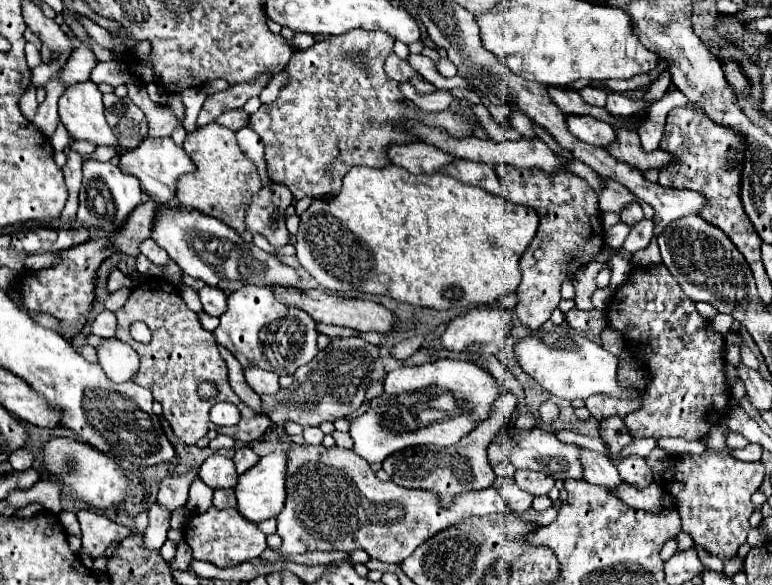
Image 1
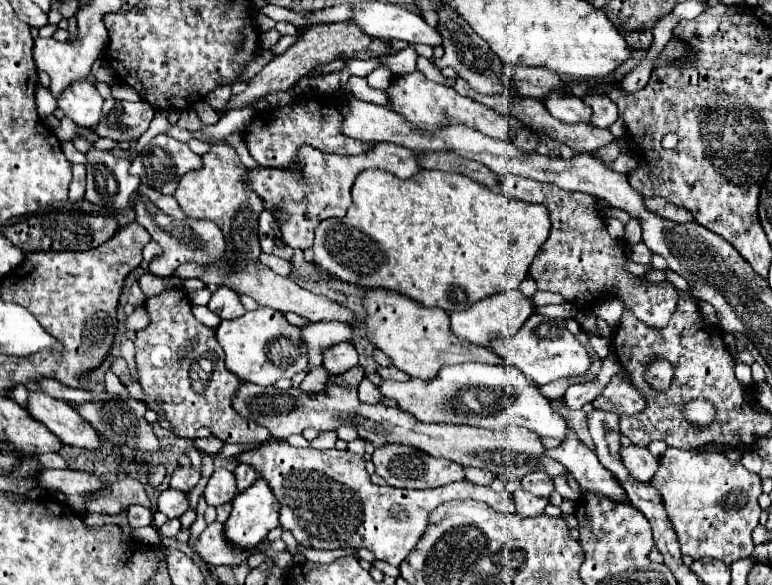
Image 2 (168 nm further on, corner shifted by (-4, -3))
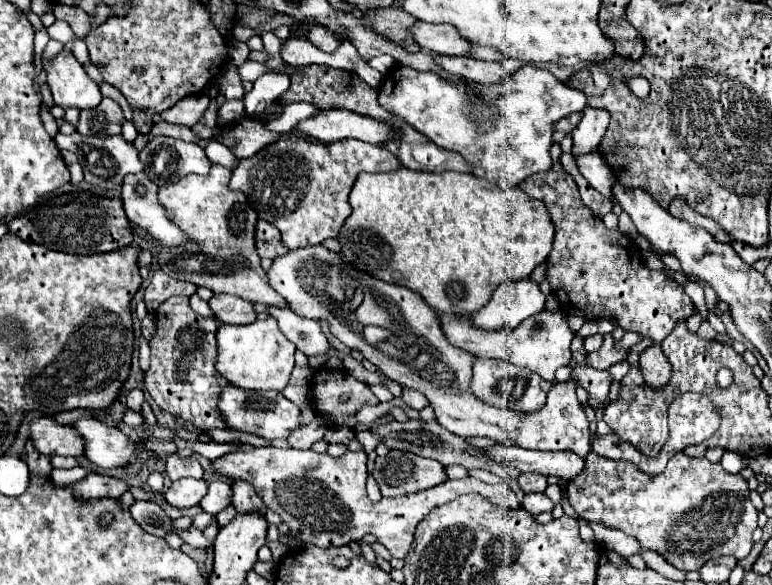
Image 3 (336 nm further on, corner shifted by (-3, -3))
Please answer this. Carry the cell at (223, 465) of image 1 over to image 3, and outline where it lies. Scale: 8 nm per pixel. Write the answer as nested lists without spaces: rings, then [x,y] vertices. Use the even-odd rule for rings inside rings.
[[[221,480],[211,482],[207,494],[199,502],[199,506],[209,514],[219,514],[229,504],[231,504],[231,484],[221,482]]]

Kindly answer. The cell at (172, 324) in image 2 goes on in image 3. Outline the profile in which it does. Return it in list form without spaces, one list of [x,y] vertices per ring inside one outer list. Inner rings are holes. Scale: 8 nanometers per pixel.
[[[175,296],[161,302],[155,312],[157,332],[151,338],[151,366],[145,372],[145,386],[151,398],[173,416],[197,426],[203,432],[221,428],[227,424],[219,410],[219,394],[229,384],[215,368],[217,340],[215,332],[219,322],[215,318],[203,318],[189,306],[187,296]]]

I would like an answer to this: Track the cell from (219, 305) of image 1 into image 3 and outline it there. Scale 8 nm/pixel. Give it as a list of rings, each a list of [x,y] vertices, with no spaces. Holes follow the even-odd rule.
[[[213,294],[209,306],[219,322],[225,324],[249,324],[257,320],[257,312],[251,302],[235,298],[231,294]]]

